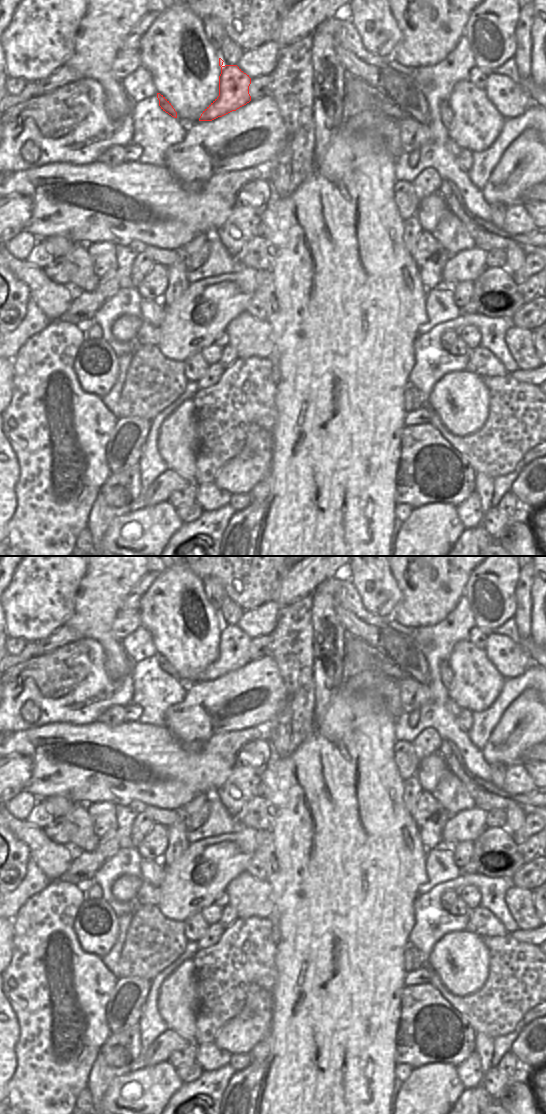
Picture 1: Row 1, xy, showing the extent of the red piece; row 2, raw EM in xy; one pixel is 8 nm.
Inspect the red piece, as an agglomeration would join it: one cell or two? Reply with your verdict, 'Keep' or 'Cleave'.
Keep

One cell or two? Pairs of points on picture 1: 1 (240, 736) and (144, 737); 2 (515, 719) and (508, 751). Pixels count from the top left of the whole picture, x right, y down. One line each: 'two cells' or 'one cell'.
1: one cell
2: one cell

